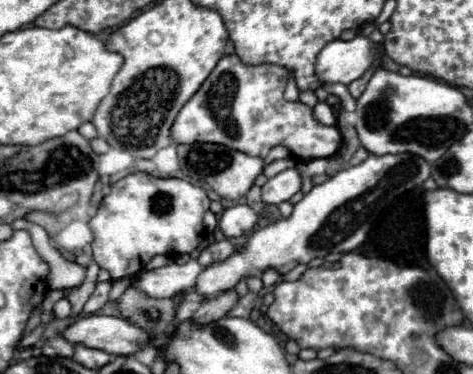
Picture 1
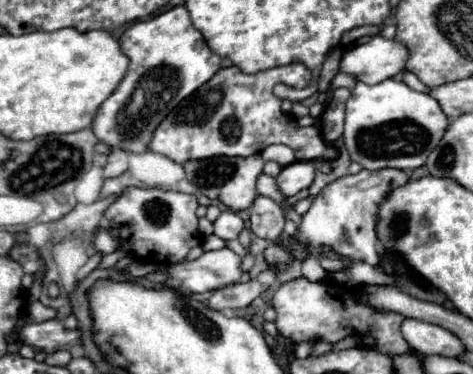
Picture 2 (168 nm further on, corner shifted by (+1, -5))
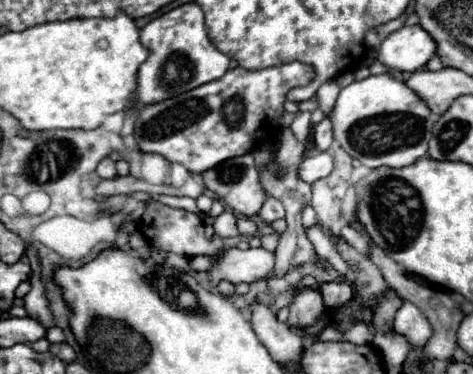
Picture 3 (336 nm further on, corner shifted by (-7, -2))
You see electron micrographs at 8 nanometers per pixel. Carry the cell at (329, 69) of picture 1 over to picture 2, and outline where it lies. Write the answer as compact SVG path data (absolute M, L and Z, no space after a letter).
M382 35L372 37L368 43L358 45L342 55L340 71L364 81L368 85L390 79L406 69L410 53L406 45Z

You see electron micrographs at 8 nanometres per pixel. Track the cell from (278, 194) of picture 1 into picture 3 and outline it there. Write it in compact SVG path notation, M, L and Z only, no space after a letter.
M316 152L316 154L310 154L306 156L300 166L298 166L298 178L308 182L308 184L314 184L316 180L320 178L326 178L334 168L334 162L332 162L332 156L328 152Z

